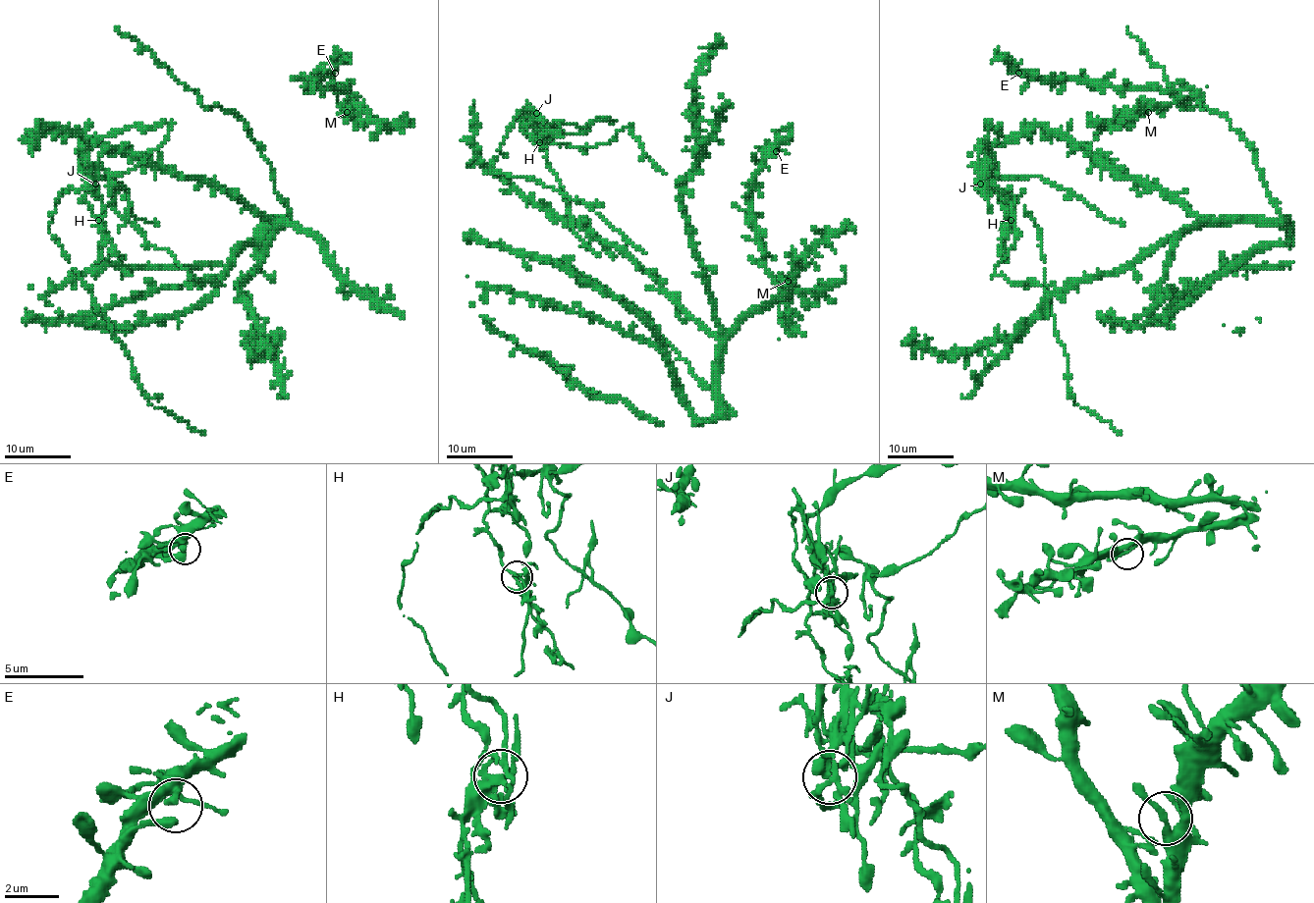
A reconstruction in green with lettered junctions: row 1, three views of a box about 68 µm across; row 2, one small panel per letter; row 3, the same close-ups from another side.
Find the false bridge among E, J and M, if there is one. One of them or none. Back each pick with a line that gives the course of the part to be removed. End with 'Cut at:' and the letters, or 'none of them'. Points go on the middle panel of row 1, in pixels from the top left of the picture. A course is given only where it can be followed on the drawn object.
J: (536, 113), (537, 123), (559, 127), (554, 142), (577, 148), (606, 144), (629, 127), (643, 153), (665, 173)
Cut at: J

